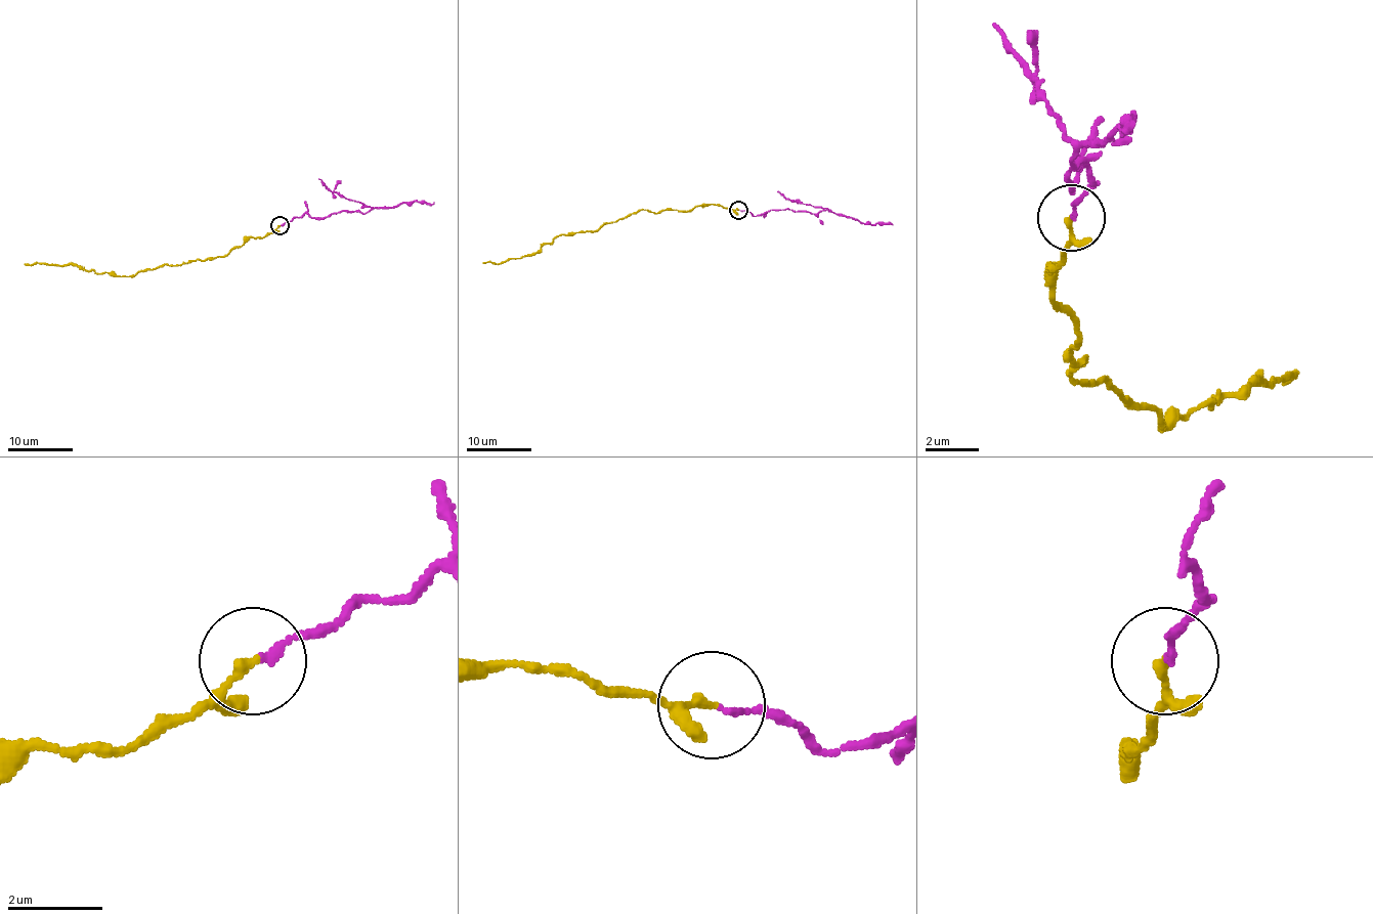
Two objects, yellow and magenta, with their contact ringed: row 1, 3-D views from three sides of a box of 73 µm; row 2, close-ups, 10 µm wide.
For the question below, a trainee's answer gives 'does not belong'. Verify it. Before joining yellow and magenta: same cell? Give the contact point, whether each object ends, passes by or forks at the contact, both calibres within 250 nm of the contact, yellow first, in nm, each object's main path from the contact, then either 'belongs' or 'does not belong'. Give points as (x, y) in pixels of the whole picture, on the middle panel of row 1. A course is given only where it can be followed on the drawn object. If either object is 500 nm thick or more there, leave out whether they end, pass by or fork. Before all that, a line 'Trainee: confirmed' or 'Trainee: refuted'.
Trainee: refuted
at (738, 210); yellow passes by; magenta ends there; 140 nm thick on the yellow side, 130 nm on the other; yellow runs (738, 210), (708, 204), (654, 213), (646, 210), (633, 212), (599, 228), (557, 235), (519, 259), (482, 263); magenta runs (739, 210), (747, 210), (755, 216), (786, 209), (811, 213), (828, 210), (863, 223), (892, 224); belongs

